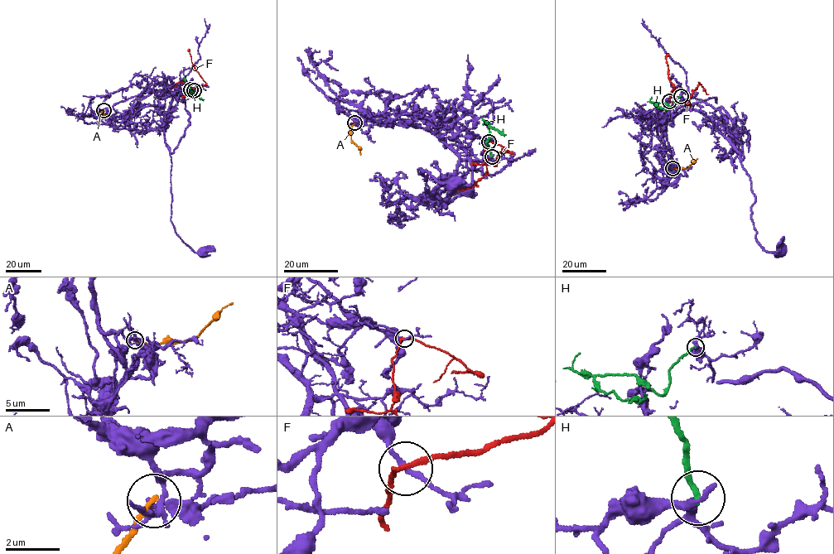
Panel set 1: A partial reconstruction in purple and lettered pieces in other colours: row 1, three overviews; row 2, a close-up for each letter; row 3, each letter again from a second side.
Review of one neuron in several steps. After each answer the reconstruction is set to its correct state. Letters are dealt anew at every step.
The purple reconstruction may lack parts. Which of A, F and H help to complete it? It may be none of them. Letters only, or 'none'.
none

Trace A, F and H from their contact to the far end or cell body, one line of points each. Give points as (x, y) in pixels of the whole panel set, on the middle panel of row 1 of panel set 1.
A: (354, 122), (350, 130), (350, 137), (360, 154)
F: (489, 142), (502, 146), (511, 152), (502, 153), (494, 166)
H: (492, 156), (487, 145), (489, 138), (488, 125), (506, 135)

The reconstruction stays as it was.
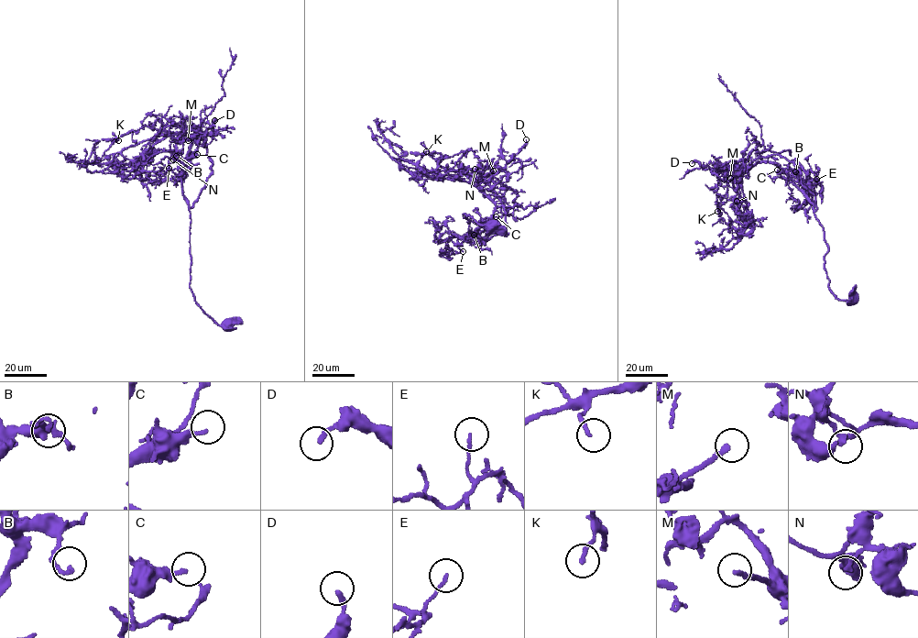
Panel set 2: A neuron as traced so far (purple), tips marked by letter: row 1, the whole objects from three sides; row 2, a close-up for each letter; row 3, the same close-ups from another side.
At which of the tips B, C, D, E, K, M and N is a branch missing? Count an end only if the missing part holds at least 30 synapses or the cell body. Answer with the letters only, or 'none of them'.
M

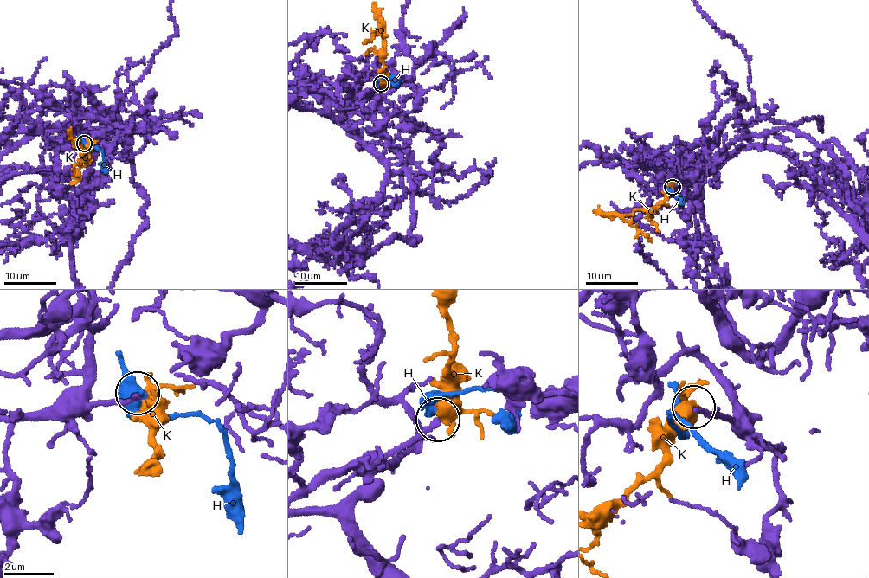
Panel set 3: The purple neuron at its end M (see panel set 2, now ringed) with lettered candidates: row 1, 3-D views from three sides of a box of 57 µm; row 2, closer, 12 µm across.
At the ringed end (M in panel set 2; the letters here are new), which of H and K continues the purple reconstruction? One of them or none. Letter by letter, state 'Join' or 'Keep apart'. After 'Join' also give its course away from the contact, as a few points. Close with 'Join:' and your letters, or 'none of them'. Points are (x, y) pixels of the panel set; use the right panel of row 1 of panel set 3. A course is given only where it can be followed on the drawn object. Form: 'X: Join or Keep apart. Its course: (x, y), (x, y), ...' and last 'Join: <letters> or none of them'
H: Keep apart
K: Join. Its course: (672, 188), (662, 201), (649, 209), (635, 209), (622, 217), (651, 240)
Join: K

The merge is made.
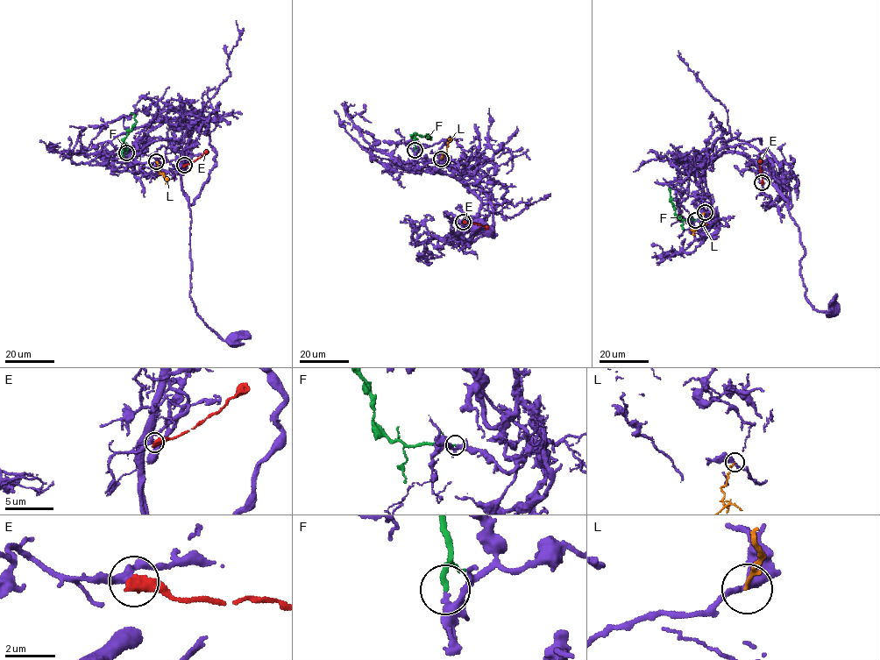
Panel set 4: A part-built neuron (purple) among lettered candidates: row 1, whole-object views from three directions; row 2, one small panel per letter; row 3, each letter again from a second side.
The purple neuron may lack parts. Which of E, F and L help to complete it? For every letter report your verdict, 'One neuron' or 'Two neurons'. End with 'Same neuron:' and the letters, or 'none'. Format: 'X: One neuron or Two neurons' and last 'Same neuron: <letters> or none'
E: Two neurons
F: One neuron
L: Two neurons
Same neuron: F

